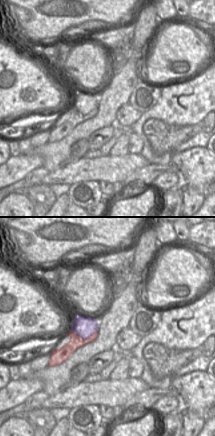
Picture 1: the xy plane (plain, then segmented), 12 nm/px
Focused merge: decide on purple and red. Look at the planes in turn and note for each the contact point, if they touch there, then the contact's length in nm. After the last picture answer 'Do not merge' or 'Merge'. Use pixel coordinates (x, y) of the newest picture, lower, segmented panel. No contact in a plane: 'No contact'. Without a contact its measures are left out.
Touches purple at (84, 338). Shared border 340 nm

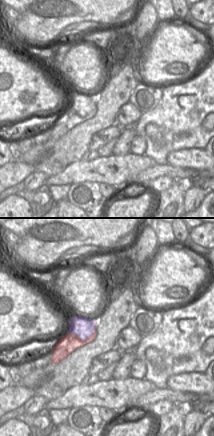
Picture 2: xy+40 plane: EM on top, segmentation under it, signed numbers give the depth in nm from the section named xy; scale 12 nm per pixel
Touches purple at (82, 339). Shared border 340 nm

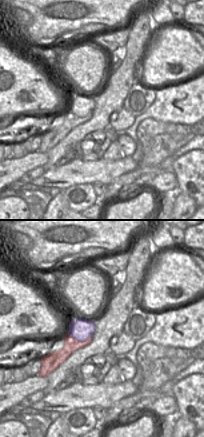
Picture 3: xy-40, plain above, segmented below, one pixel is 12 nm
Touches purple at (79, 341). Shared border 300 nm

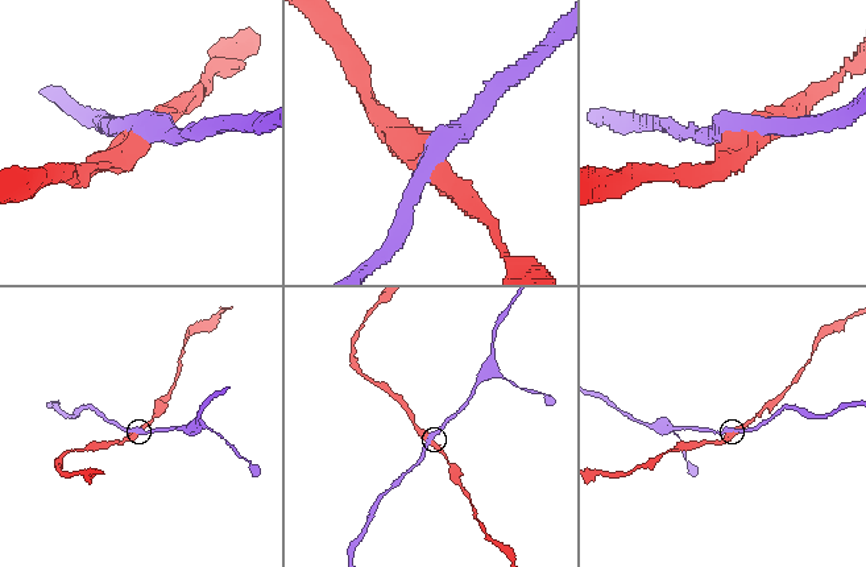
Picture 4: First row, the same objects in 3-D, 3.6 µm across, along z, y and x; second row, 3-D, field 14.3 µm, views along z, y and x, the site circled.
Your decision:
Do not merge

